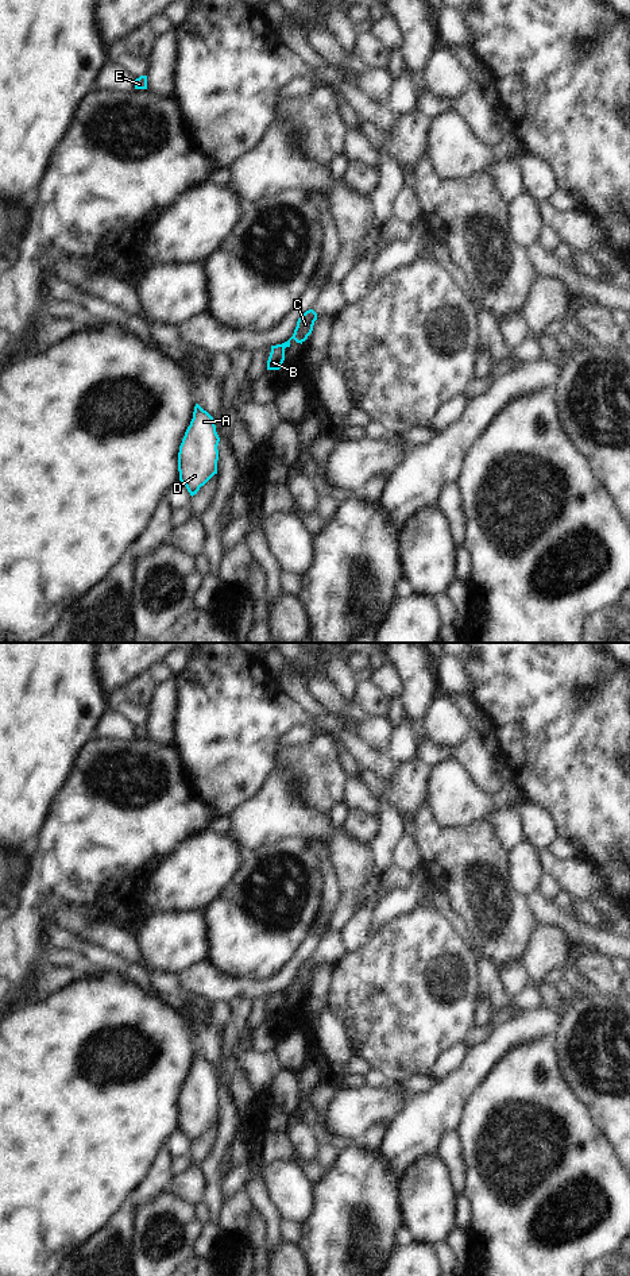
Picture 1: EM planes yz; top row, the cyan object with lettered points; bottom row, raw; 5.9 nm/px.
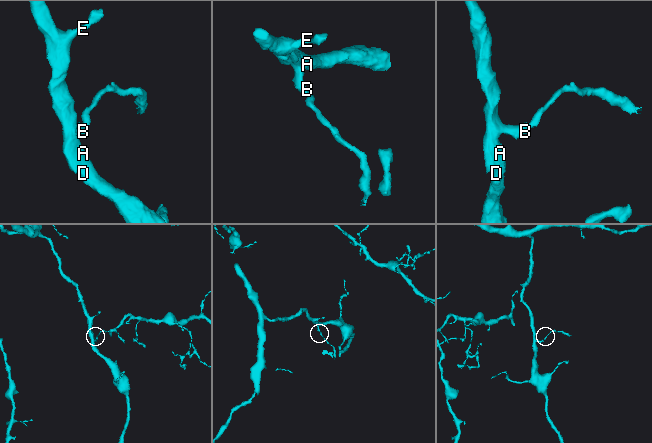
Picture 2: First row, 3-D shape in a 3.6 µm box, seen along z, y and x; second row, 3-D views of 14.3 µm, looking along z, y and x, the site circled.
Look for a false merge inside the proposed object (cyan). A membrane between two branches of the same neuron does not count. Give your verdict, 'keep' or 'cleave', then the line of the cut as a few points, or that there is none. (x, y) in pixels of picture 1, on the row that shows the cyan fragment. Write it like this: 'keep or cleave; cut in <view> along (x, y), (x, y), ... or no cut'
cleave; cut in yz along (282, 343), (285, 347)

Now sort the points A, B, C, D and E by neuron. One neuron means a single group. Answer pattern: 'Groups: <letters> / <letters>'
Groups: A B D E / C

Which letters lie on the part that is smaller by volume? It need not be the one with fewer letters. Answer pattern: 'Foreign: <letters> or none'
Foreign: C

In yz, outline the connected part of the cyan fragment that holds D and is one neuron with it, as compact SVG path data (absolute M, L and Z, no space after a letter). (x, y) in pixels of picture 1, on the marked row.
M196 404L178 452L179 481L192 497L217 474L219 442L213 417Z

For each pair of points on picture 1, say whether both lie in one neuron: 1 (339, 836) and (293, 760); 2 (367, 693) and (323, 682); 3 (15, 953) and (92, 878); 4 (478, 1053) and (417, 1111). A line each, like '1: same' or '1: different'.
1: different
2: different
3: same
4: same

